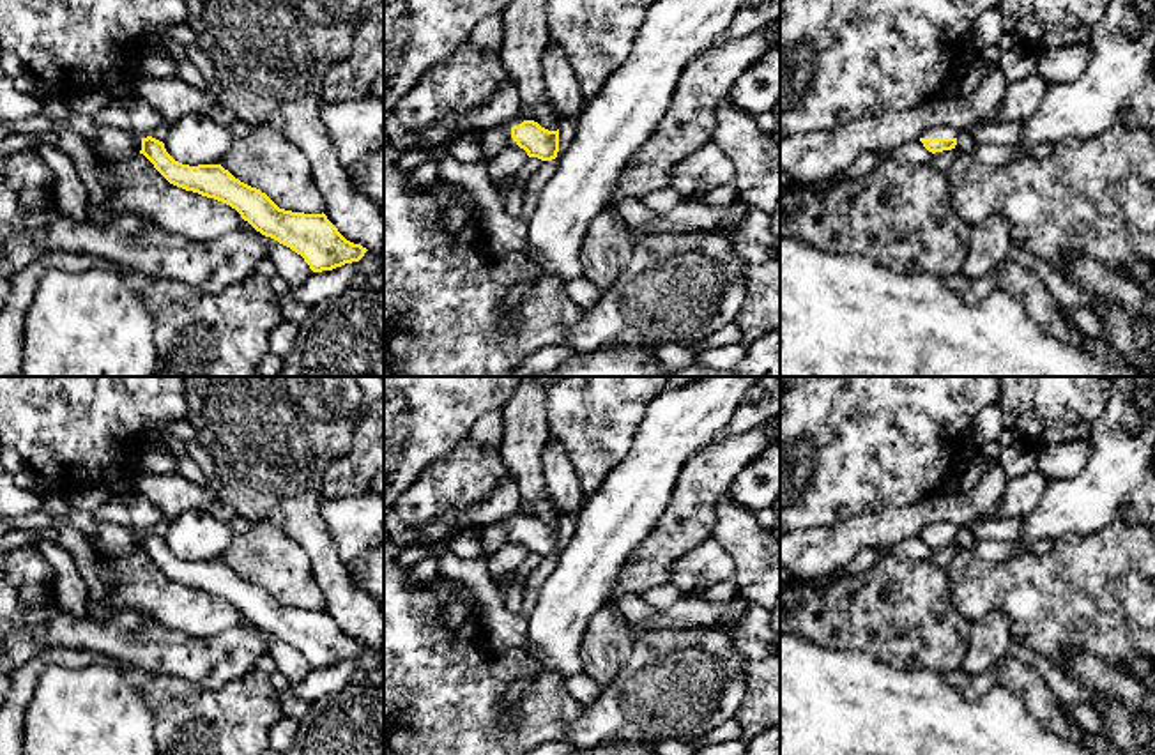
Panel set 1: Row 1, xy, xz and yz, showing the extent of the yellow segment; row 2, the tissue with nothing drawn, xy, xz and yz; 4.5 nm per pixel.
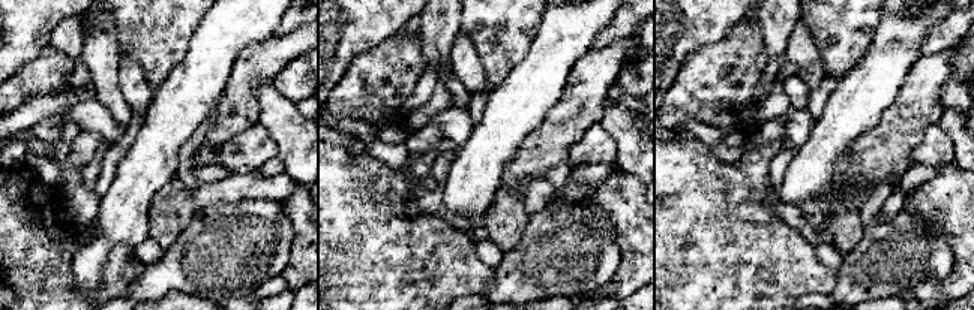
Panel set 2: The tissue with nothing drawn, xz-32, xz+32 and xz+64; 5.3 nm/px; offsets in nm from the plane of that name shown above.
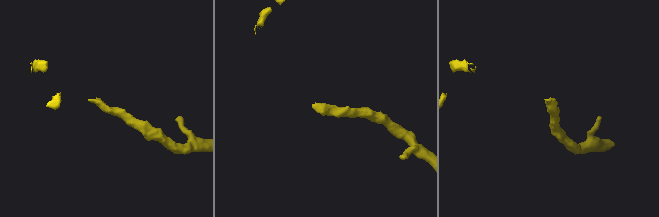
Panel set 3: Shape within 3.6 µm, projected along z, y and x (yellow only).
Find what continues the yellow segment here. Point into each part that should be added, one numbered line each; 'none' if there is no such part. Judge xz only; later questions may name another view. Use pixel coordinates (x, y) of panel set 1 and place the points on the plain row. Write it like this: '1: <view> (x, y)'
1: xz (504, 522)

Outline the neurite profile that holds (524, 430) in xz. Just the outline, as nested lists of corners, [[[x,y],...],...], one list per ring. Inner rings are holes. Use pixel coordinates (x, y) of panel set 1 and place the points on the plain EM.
[[[524,377],[502,408],[501,458],[518,484],[520,502],[548,527],[559,515],[545,493],[543,451],[548,442],[545,394],[532,377]]]

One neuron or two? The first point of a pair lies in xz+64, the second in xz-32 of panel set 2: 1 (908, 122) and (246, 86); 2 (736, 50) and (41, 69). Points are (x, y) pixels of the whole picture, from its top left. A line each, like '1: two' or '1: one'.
1: one
2: one

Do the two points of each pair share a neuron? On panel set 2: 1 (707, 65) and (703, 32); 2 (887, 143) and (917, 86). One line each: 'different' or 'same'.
1: different
2: same

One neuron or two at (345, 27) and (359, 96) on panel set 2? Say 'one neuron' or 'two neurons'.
two neurons

